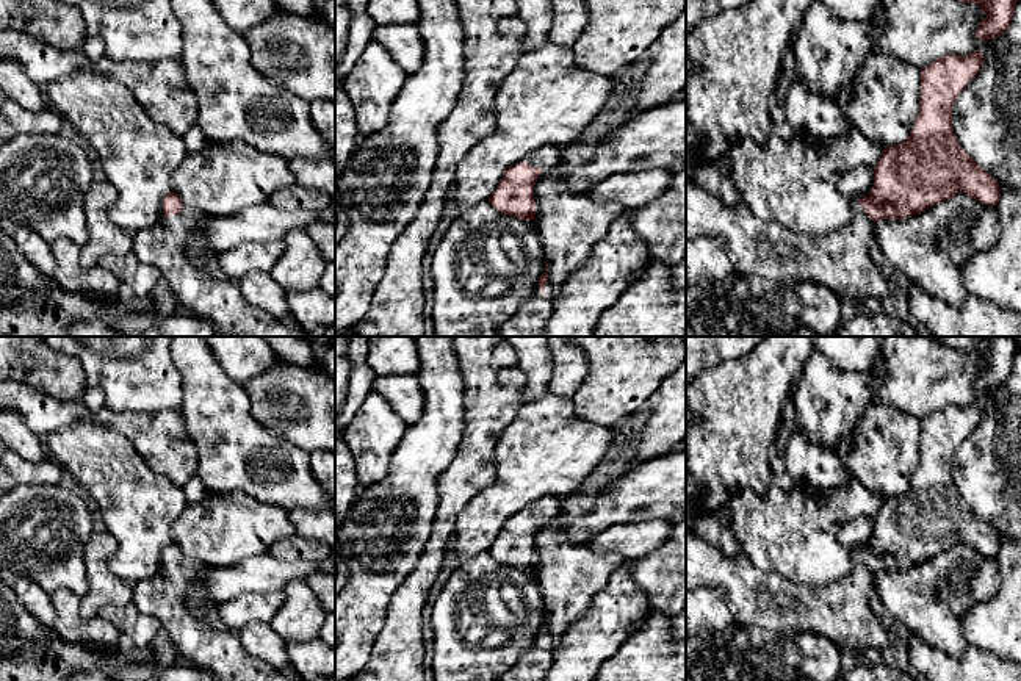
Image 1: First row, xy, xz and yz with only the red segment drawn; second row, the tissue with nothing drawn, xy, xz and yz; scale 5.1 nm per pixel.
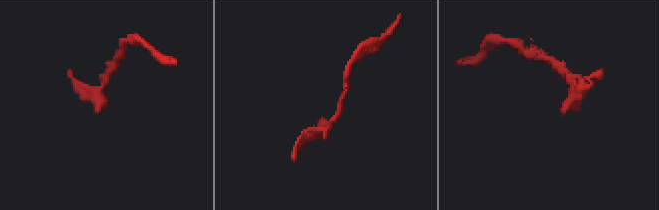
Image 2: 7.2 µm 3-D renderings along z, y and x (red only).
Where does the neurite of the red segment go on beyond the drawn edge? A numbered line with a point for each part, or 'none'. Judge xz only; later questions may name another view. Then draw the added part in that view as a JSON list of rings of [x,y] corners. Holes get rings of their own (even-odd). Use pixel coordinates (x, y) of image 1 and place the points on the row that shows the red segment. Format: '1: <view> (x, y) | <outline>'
1: xz (544, 157) | [[[542,146],[528,153],[525,161],[528,161],[534,168],[547,169],[559,161],[559,146]]]

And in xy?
1: xy (163, 246) | [[[183,207],[179,214],[133,235],[132,252],[160,271],[182,312],[207,319],[218,337],[319,337],[287,327],[282,319],[251,305],[236,282],[215,279],[188,258],[186,241],[205,219],[205,213]]]

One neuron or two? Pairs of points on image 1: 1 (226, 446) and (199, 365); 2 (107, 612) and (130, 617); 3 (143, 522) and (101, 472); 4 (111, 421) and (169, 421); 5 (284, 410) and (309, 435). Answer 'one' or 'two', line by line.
1: one
2: one
3: one
4: one
5: one

